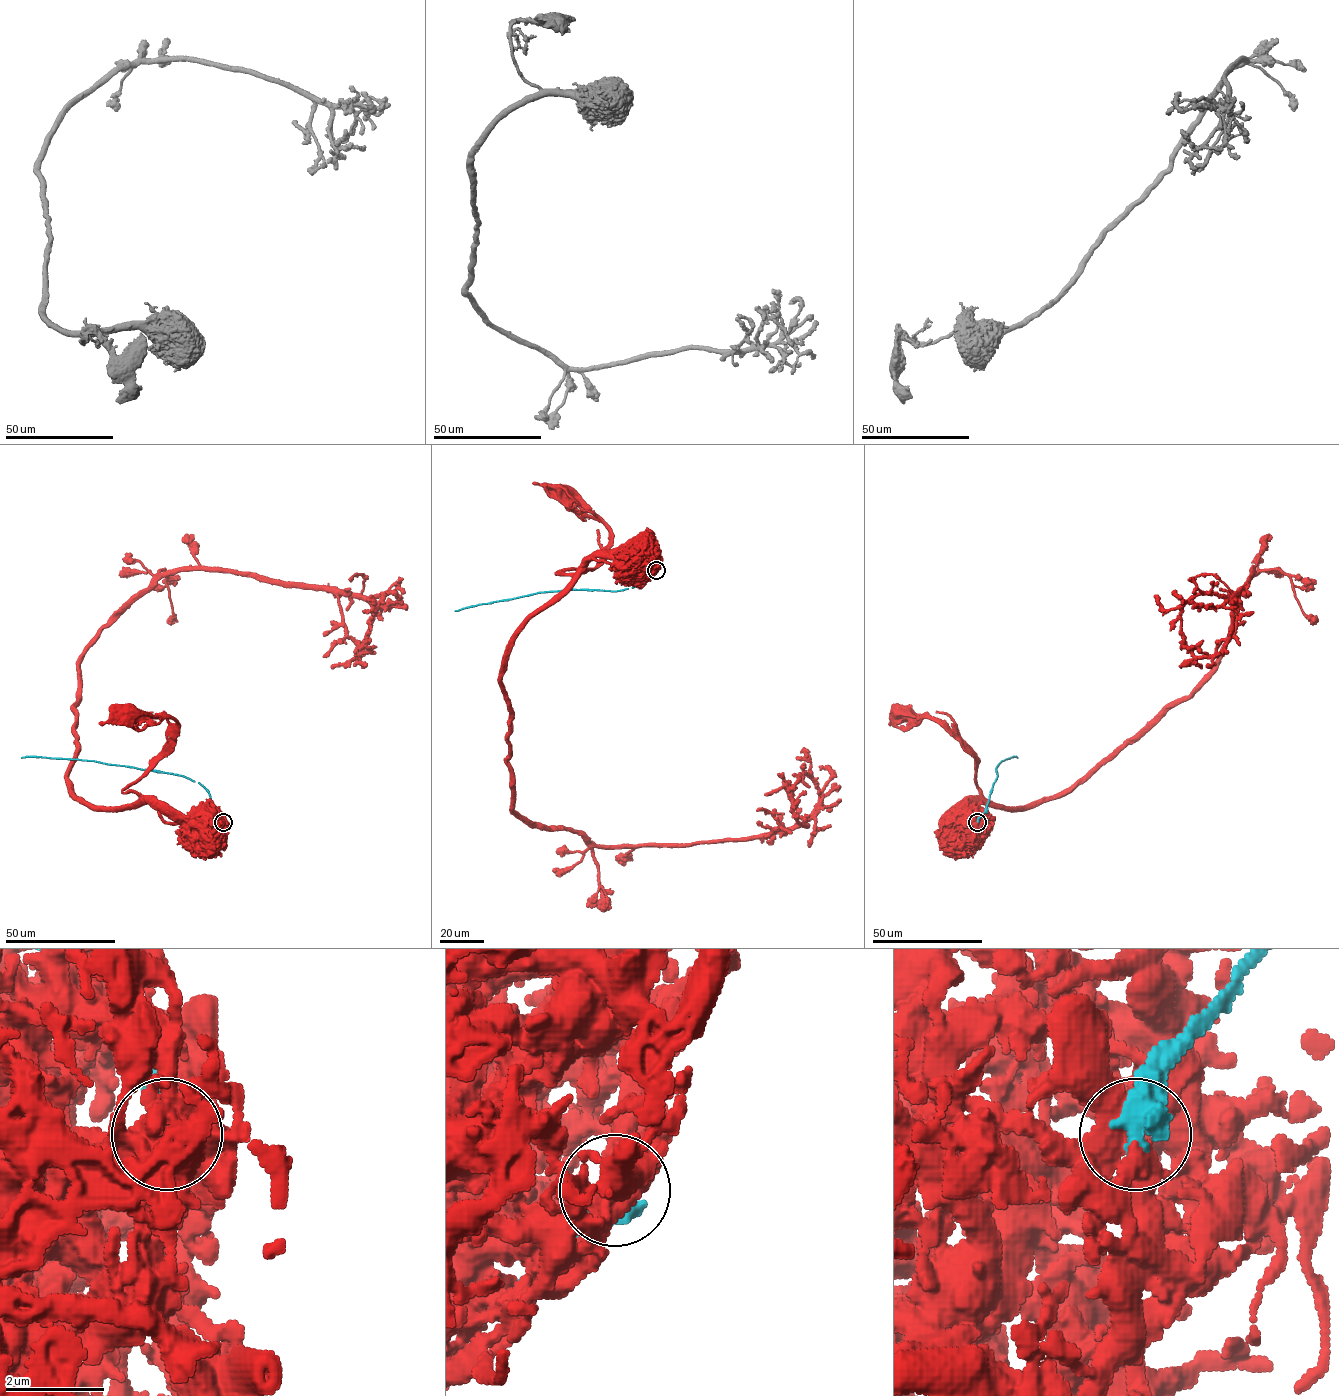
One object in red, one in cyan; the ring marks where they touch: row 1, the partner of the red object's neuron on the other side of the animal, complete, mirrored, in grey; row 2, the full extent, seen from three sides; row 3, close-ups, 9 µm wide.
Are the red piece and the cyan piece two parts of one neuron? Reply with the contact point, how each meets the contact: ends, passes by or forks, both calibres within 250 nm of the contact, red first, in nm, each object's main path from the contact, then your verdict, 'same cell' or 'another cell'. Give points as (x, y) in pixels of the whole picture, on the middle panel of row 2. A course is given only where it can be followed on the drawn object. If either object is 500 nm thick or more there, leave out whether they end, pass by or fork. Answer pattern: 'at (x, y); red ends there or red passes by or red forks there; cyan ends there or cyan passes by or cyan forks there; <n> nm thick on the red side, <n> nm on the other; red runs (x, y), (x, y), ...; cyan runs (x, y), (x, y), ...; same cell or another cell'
at (656, 570); 480 nm thick on the red side, 650 nm on the other; red runs (657, 570), (595, 557), (574, 574), (556, 574), (593, 569), (611, 540), (602, 520), (563, 494); cyan runs (657, 570), (642, 584), (618, 591), (539, 592), (455, 611); another cell

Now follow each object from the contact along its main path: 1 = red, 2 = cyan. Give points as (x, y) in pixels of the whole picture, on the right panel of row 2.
1: (976, 822), (964, 818), (963, 810), (980, 795), (976, 757), (941, 723), (901, 712)
2: (977, 822), (985, 810), (998, 764), (1012, 757), (1017, 758)

